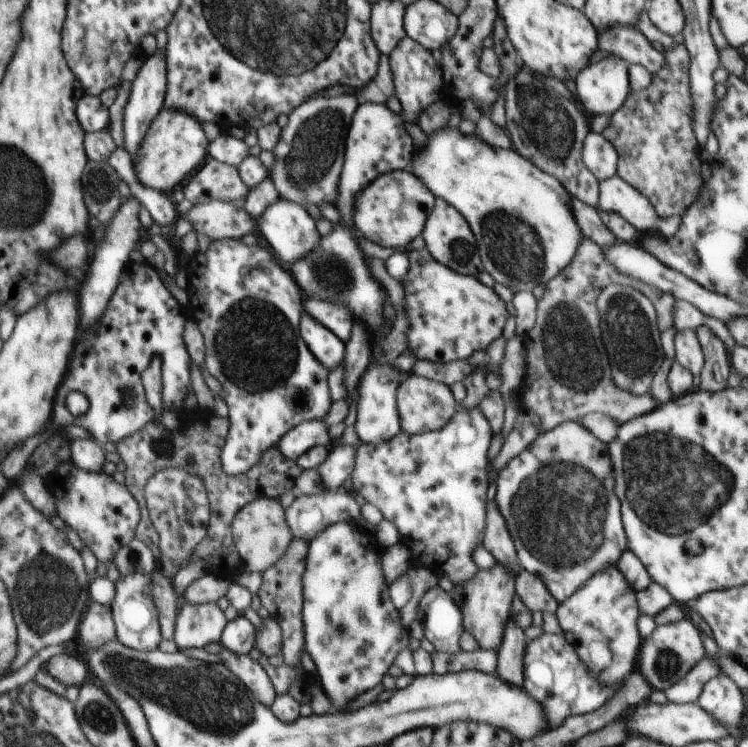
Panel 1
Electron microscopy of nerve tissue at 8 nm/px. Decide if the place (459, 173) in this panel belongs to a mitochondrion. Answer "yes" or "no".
no

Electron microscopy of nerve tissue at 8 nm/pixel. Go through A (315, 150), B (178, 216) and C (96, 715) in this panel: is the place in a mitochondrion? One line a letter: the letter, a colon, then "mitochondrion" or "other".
A: mitochondrion
B: other
C: mitochondrion

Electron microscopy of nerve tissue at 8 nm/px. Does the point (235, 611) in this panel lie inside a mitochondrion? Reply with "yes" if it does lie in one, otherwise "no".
no

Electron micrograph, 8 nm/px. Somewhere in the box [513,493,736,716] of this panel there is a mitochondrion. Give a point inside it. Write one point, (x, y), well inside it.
(668, 663)

